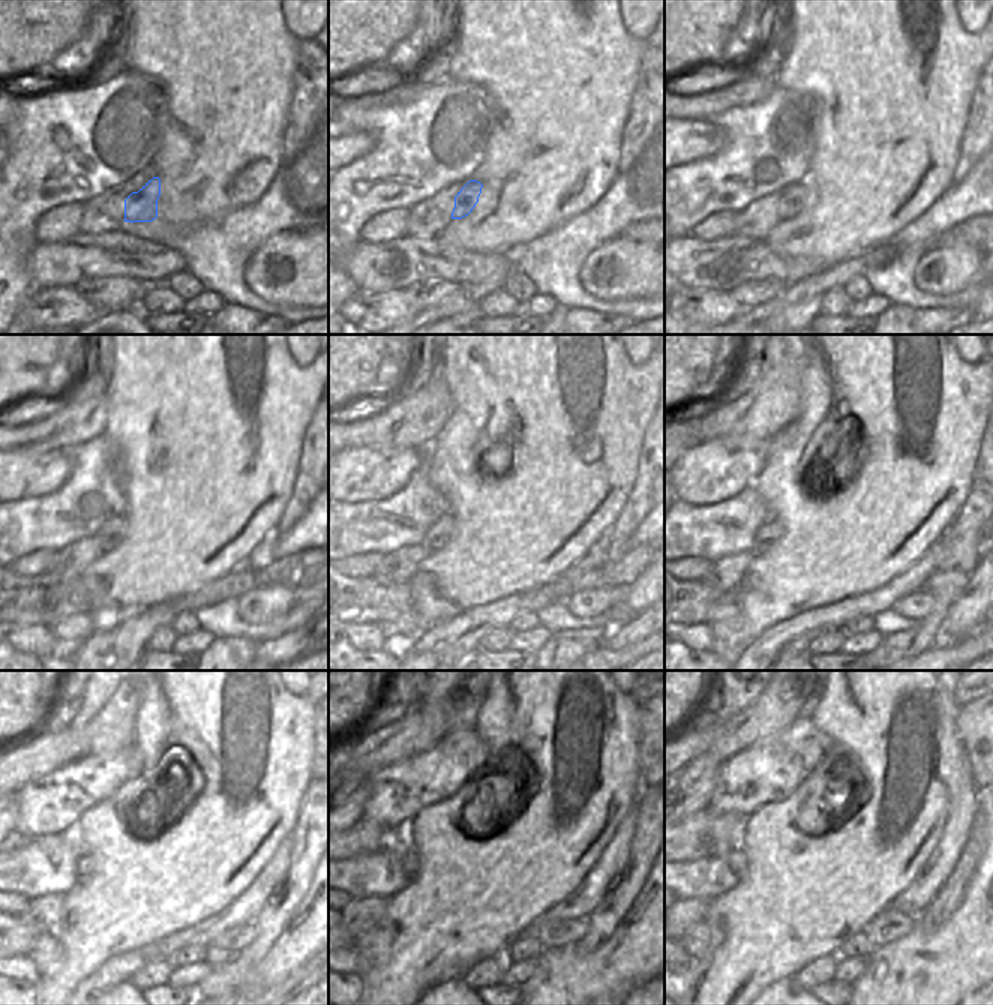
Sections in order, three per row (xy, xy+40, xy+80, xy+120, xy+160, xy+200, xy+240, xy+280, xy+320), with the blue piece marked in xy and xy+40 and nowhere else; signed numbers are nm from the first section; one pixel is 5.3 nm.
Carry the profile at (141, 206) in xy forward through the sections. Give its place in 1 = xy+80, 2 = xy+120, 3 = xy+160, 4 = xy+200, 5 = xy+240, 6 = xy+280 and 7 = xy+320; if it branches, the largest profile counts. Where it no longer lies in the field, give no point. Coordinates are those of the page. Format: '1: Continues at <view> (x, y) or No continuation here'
1: Continues at xy+80 (794, 198)
2: Continues at xy+120 (111, 534)
3: Continues at xy+160 (443, 531)
4: Continues at xy+200 (771, 531)
5: Continues at xy+240 (86, 866)
6: Continues at xy+280 (410, 857)
7: Continues at xy+320 (737, 860)

